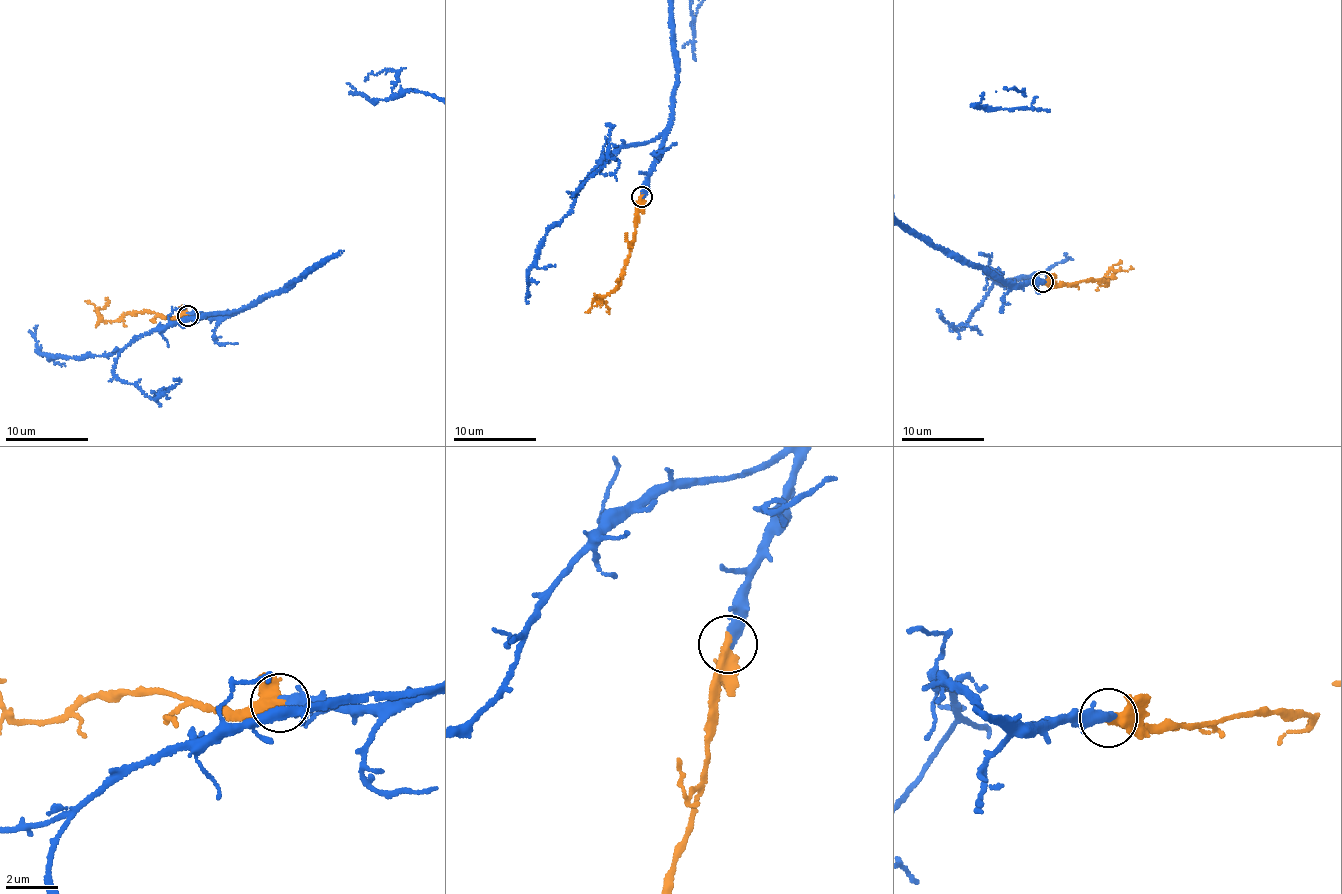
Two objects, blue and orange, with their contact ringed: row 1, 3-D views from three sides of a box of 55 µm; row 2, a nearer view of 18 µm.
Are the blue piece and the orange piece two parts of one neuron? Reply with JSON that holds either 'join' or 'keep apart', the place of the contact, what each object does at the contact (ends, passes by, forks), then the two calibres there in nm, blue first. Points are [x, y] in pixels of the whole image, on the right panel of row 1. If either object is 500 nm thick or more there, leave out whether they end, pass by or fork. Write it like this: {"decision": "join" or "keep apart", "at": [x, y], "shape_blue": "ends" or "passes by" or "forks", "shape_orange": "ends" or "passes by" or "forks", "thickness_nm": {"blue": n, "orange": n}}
{"decision": "join", "at": [1042, 282], "thickness_nm": {"blue": 420, "orange": 550}}

